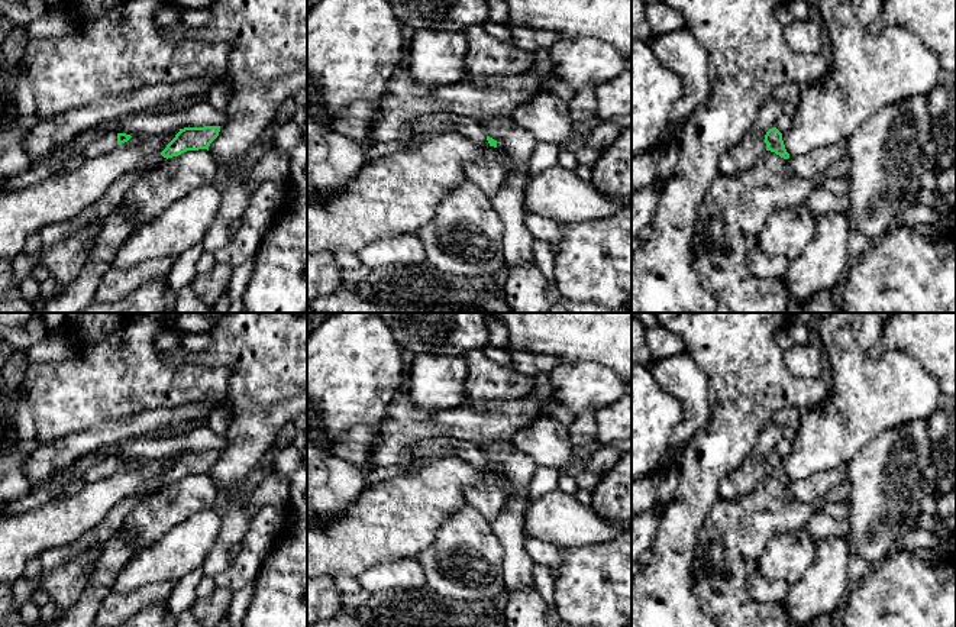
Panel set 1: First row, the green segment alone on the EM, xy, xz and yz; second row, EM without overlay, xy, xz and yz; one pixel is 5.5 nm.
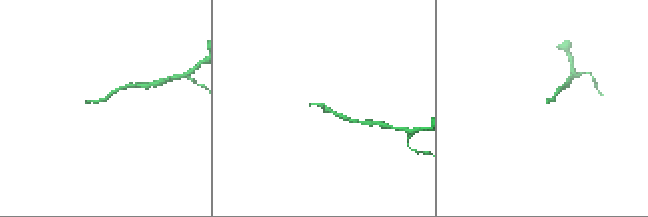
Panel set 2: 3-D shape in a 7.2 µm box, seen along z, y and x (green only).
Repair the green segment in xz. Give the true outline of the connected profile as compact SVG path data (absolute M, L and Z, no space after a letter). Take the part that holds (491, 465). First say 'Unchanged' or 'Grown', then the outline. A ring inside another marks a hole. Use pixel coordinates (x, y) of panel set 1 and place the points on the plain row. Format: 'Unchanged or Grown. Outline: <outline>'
Grown. Outline: M443 436L424 437L419 442L417 450L432 450L445 456L456 456L477 469L490 469L497 472L497 465L490 462L484 452L472 442Z

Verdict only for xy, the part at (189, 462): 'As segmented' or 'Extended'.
Extended

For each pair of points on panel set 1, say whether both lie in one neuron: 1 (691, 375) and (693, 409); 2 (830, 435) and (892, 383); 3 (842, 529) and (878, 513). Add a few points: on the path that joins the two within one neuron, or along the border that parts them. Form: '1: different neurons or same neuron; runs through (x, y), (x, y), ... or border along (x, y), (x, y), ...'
1: same neuron; runs through (691, 384), (693, 400)
2: same neuron; runs through (846, 430), (877, 398)
3: different neurons; border along (845, 517), (848, 522), (846, 536)

